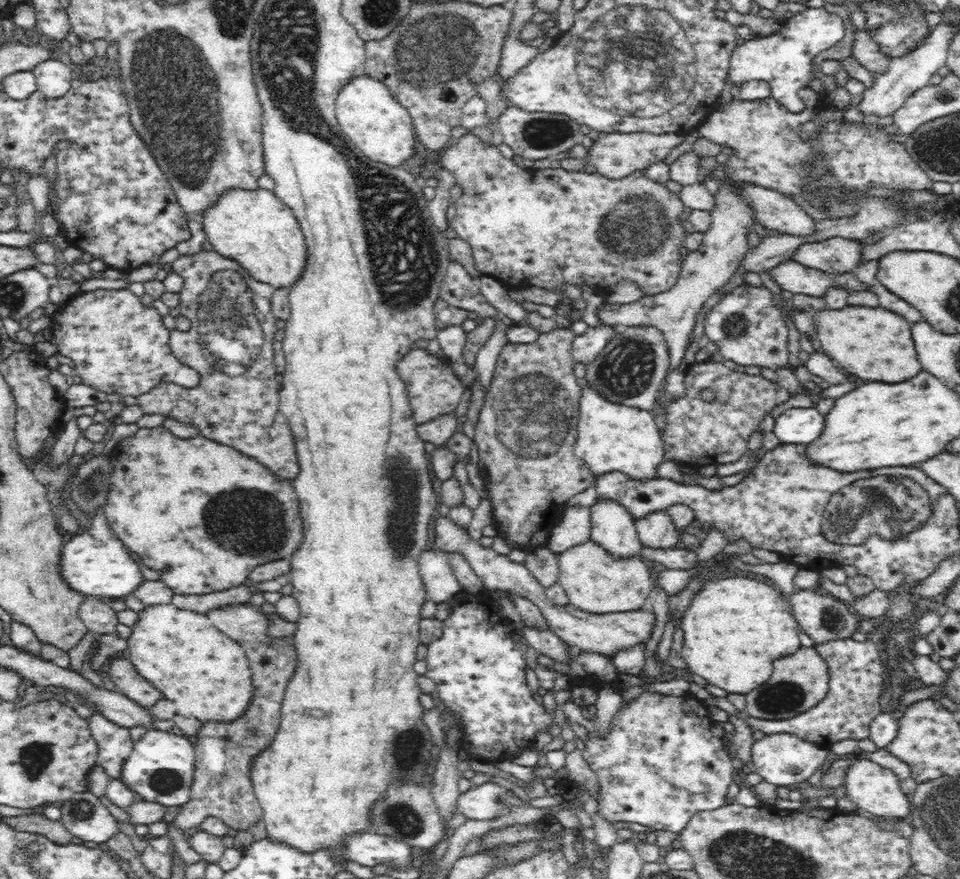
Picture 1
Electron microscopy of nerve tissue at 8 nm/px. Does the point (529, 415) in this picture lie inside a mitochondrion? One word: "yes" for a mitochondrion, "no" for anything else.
yes

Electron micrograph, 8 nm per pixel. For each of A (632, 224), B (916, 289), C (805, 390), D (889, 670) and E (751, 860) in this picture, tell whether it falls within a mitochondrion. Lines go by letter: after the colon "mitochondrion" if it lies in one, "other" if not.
A: mitochondrion
B: other
C: other
D: other
E: mitochondrion

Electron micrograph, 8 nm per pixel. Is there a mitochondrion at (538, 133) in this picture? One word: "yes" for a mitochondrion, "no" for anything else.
yes

